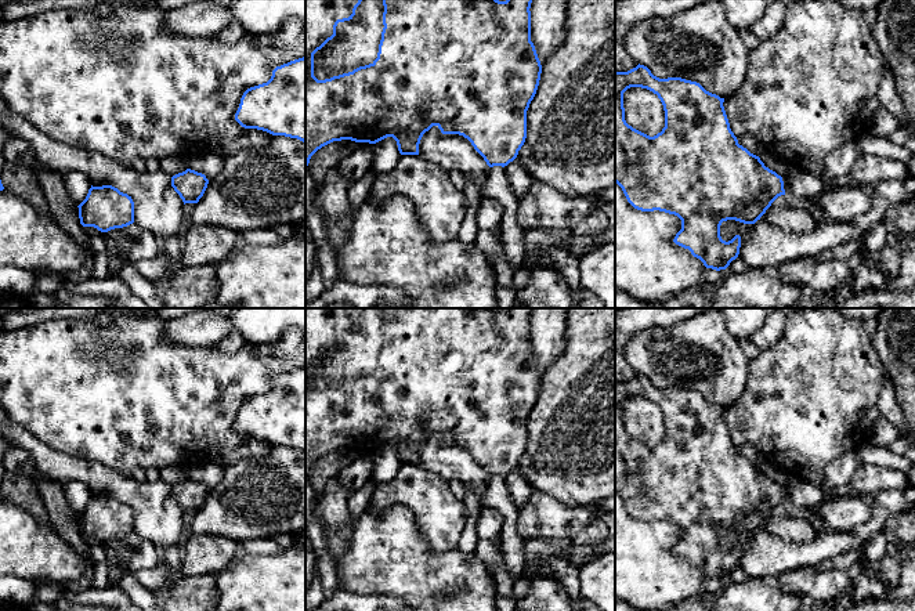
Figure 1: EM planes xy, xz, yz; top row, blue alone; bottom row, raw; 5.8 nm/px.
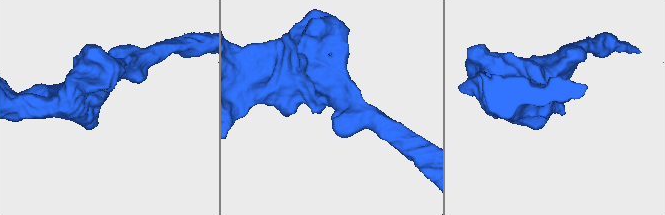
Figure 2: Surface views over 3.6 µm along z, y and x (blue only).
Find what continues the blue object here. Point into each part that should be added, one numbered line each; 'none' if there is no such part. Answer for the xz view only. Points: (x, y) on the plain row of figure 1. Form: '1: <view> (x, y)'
none

